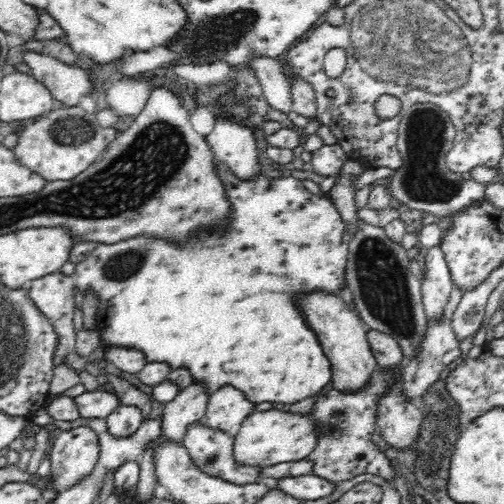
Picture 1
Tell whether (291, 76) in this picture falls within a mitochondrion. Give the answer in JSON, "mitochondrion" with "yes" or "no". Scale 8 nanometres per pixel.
{"mitochondrion":"no"}

